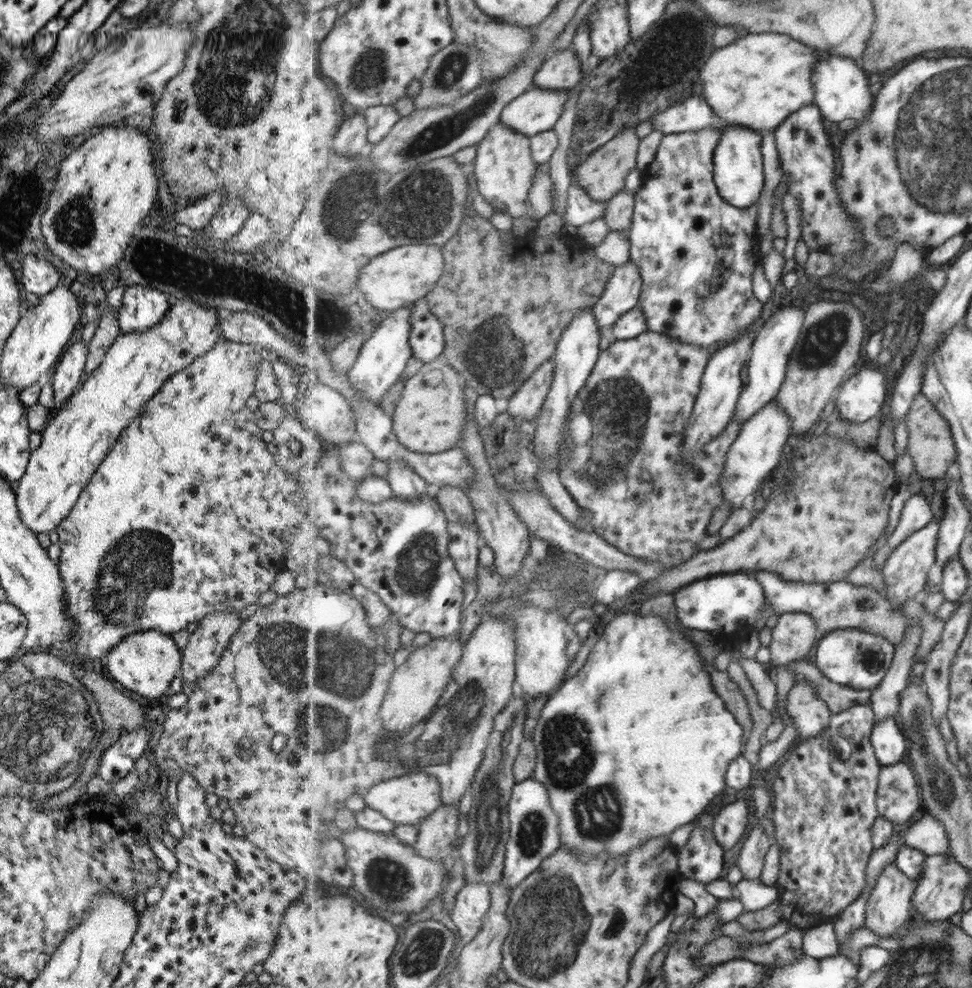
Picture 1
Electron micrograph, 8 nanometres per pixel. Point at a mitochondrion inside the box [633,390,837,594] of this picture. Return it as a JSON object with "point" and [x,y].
{"point":[796,556]}

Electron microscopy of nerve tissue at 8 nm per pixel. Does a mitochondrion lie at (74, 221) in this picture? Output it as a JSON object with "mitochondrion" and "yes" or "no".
{"mitochondrion":"yes"}

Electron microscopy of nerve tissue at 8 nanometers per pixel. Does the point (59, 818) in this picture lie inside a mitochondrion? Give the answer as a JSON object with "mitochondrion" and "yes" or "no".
{"mitochondrion":"no"}

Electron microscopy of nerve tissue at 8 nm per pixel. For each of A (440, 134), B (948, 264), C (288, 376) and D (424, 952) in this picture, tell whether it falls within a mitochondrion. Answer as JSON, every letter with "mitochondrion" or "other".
{"A":"mitochondrion","B":"other","C":"other","D":"mitochondrion"}

